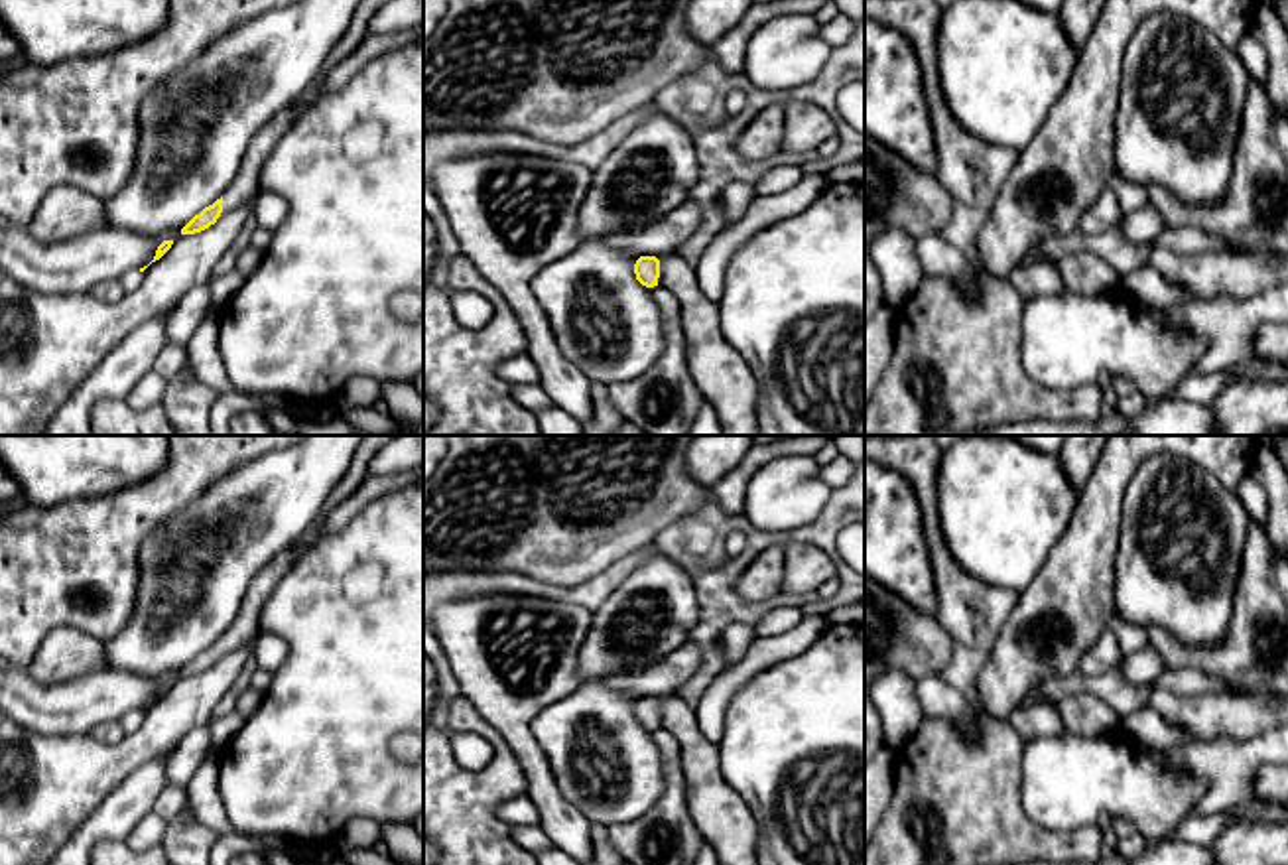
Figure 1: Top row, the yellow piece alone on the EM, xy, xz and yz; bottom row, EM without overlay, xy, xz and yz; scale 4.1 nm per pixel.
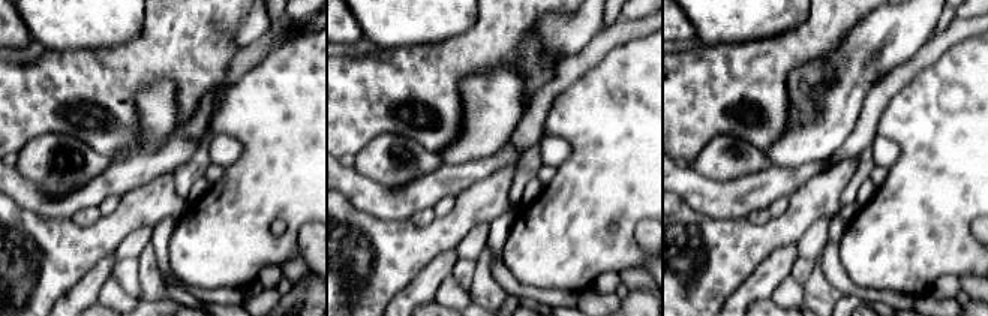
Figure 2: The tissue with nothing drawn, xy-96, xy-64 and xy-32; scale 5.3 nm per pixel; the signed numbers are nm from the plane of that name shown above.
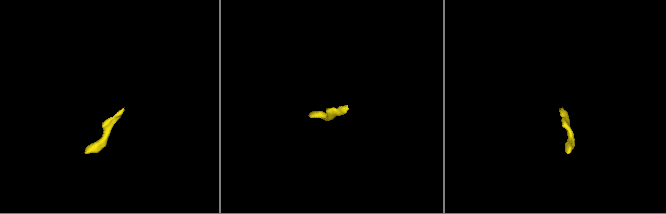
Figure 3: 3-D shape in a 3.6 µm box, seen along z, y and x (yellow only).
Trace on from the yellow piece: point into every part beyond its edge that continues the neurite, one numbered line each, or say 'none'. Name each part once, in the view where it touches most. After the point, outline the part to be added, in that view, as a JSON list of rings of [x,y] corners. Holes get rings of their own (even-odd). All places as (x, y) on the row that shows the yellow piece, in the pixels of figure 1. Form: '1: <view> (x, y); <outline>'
1: xy (245, 188); [[[303,97],[293,100],[286,110],[278,112],[274,120],[264,126],[248,144],[238,173],[223,195],[223,213],[238,209],[256,201],[260,193],[260,171],[290,126],[299,118],[305,108]]]

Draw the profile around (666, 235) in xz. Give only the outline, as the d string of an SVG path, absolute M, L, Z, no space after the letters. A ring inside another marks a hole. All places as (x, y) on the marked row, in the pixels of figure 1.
M685 201L656 223L632 231L609 233L601 242L638 258L677 252L699 231L703 215L697 203Z

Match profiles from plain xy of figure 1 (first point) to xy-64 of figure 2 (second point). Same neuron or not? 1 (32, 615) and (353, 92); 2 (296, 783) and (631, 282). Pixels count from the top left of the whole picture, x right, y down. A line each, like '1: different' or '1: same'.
1: same
2: different

